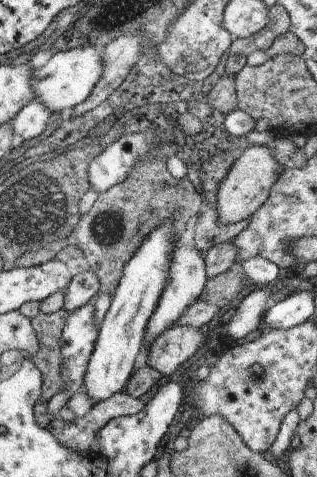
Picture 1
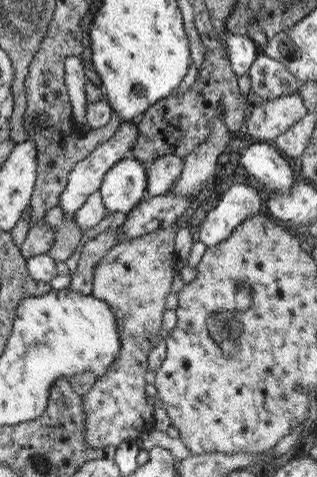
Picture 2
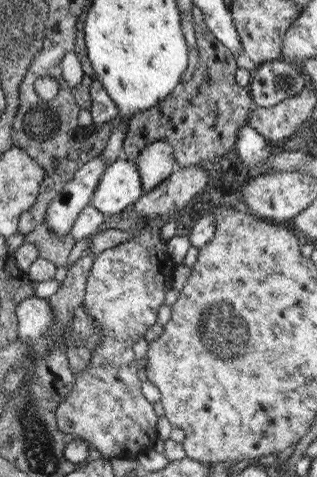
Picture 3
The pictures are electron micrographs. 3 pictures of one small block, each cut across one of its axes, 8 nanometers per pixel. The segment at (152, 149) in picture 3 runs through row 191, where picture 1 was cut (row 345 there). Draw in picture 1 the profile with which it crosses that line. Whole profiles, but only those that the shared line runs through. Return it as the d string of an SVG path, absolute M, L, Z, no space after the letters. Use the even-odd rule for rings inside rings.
M177 248L173 252L173 260L171 260L171 270L169 270L169 284L163 290L161 298L159 298L159 306L155 308L147 330L145 330L145 350L149 354L151 344L155 342L155 338L159 338L165 330L169 330L171 326L175 326L179 322L179 316L187 312L187 308L199 300L199 296L203 294L207 284L207 274L205 274L205 260L201 260L199 250L197 248Z

